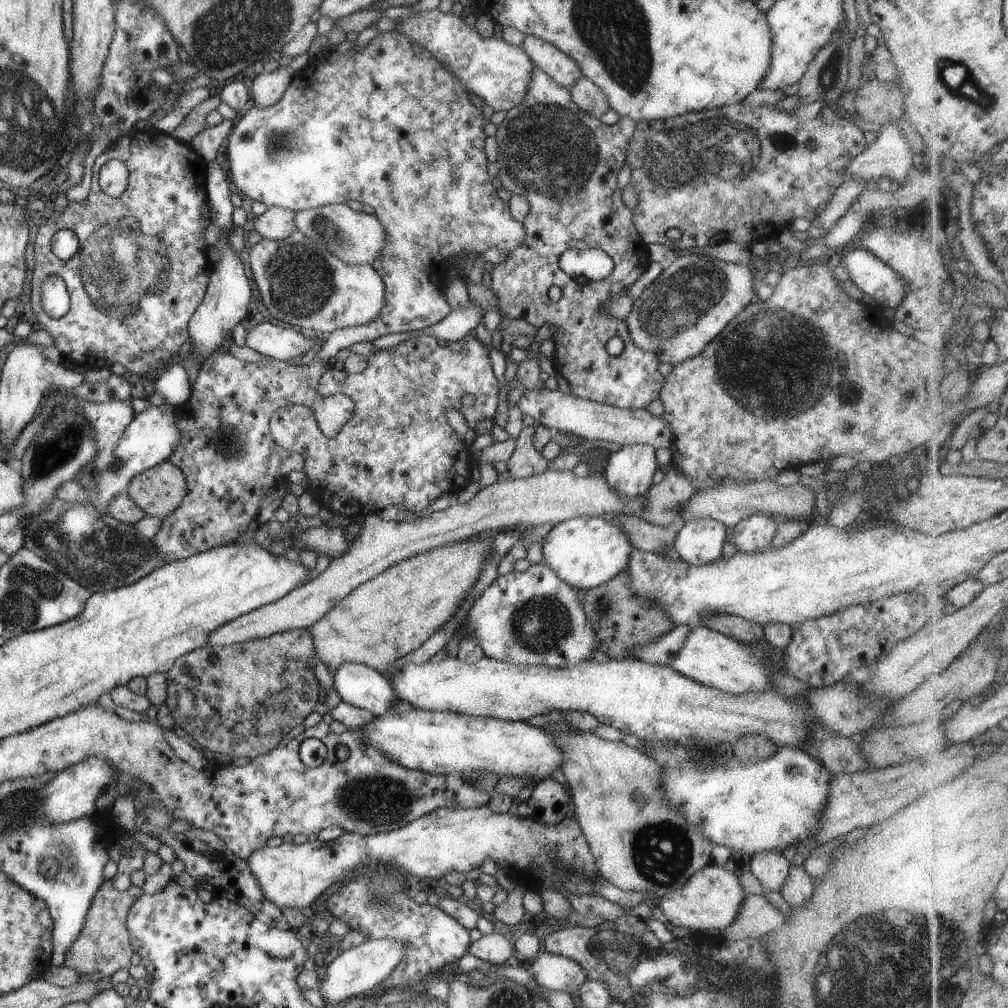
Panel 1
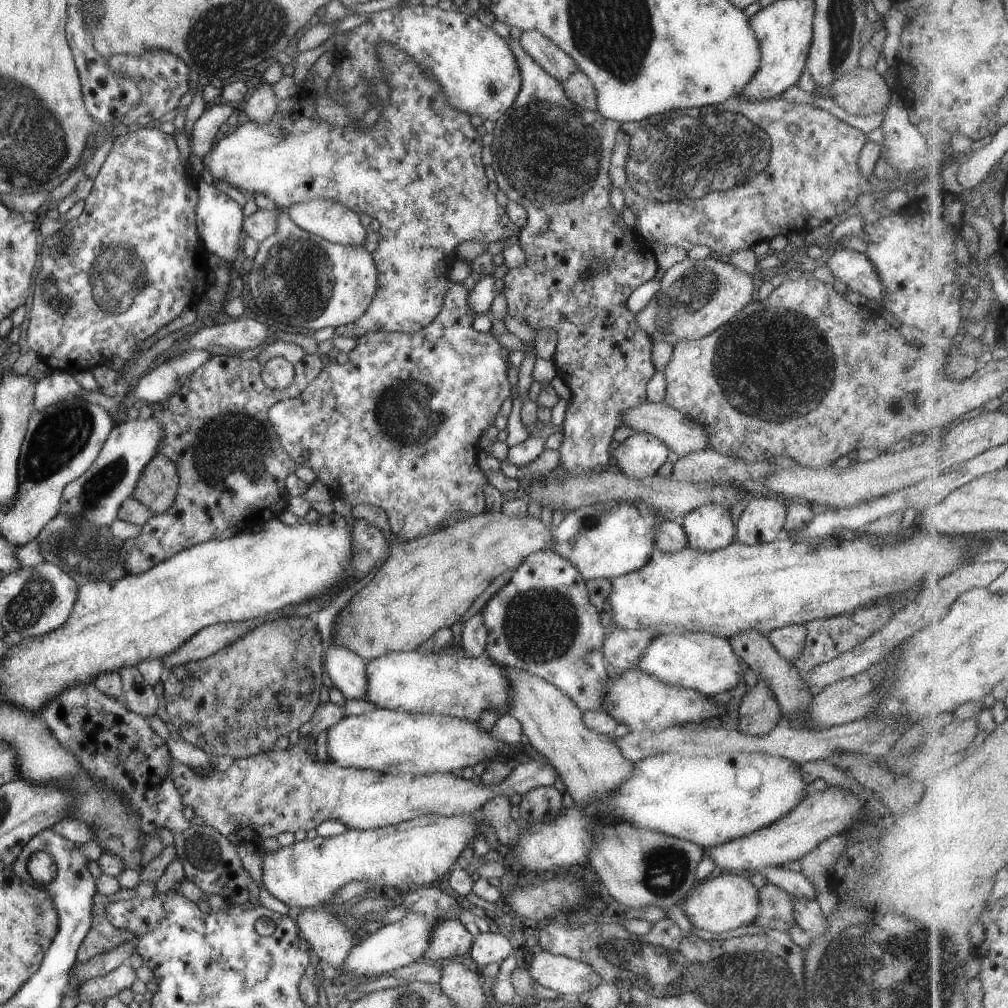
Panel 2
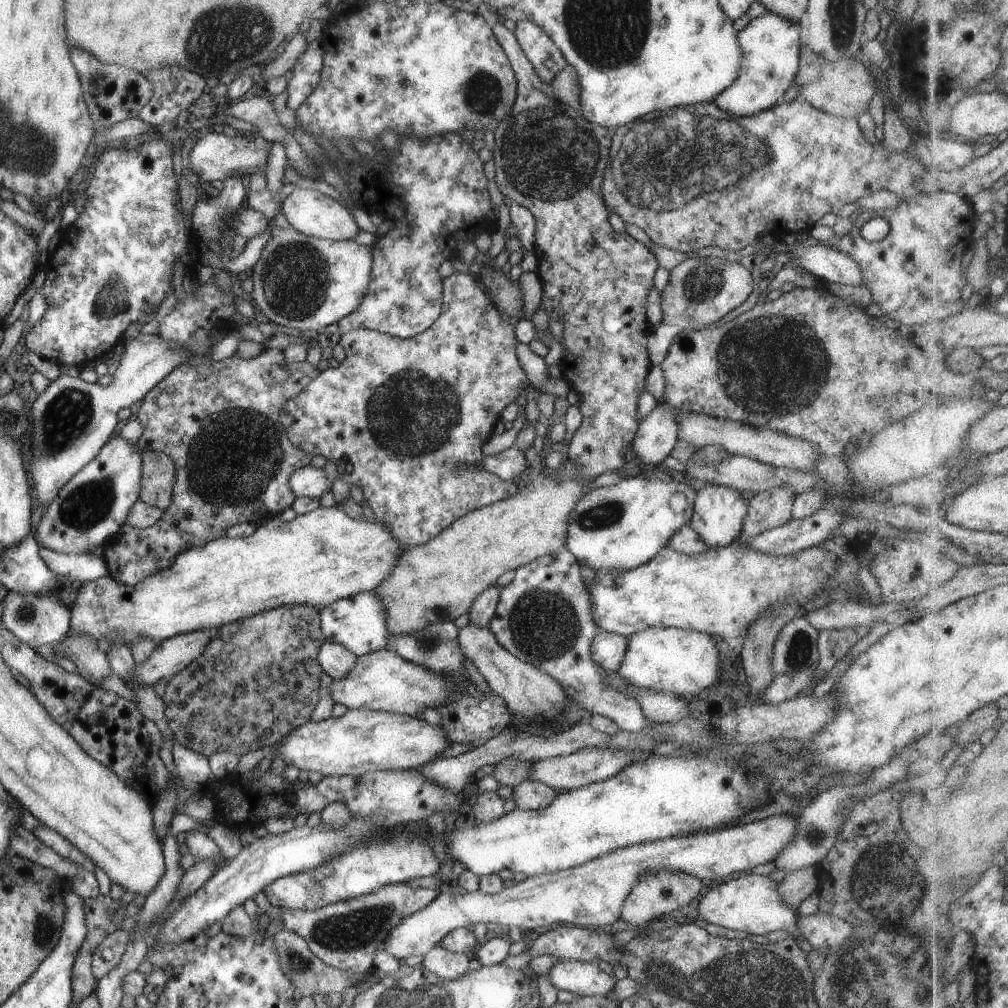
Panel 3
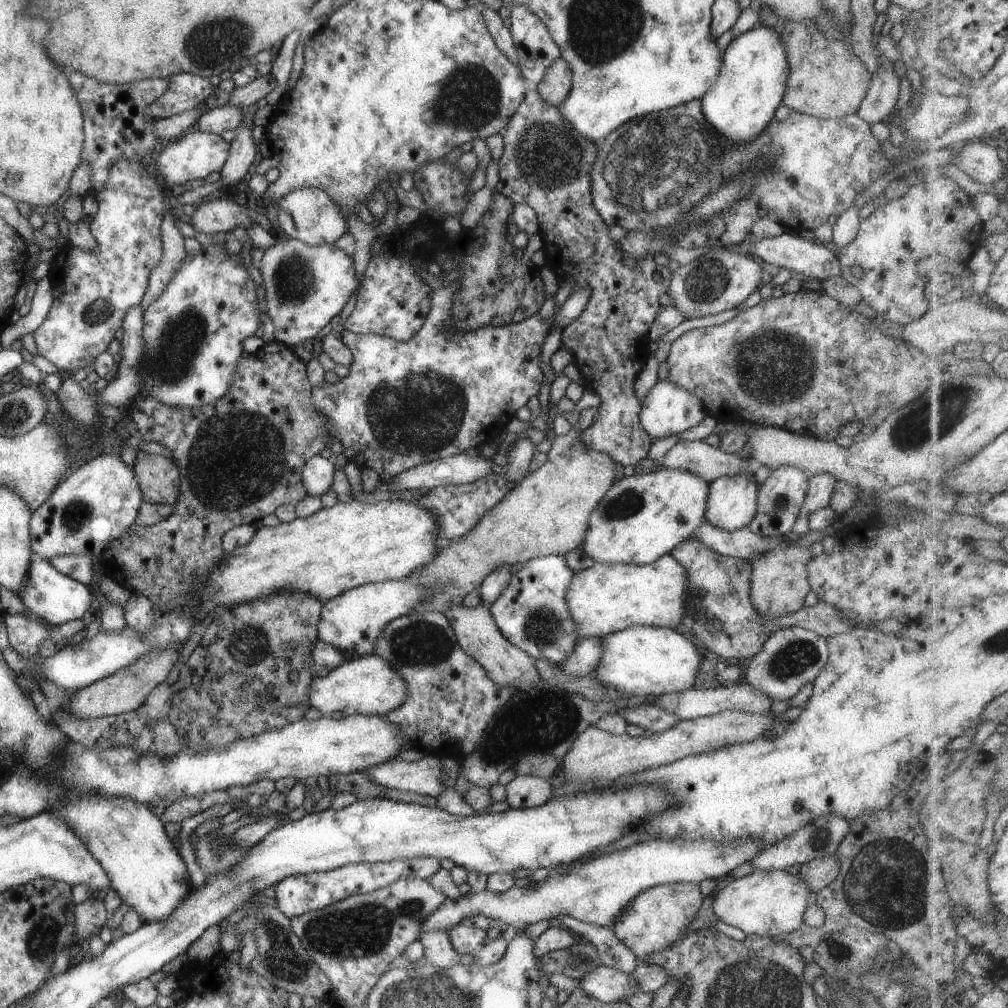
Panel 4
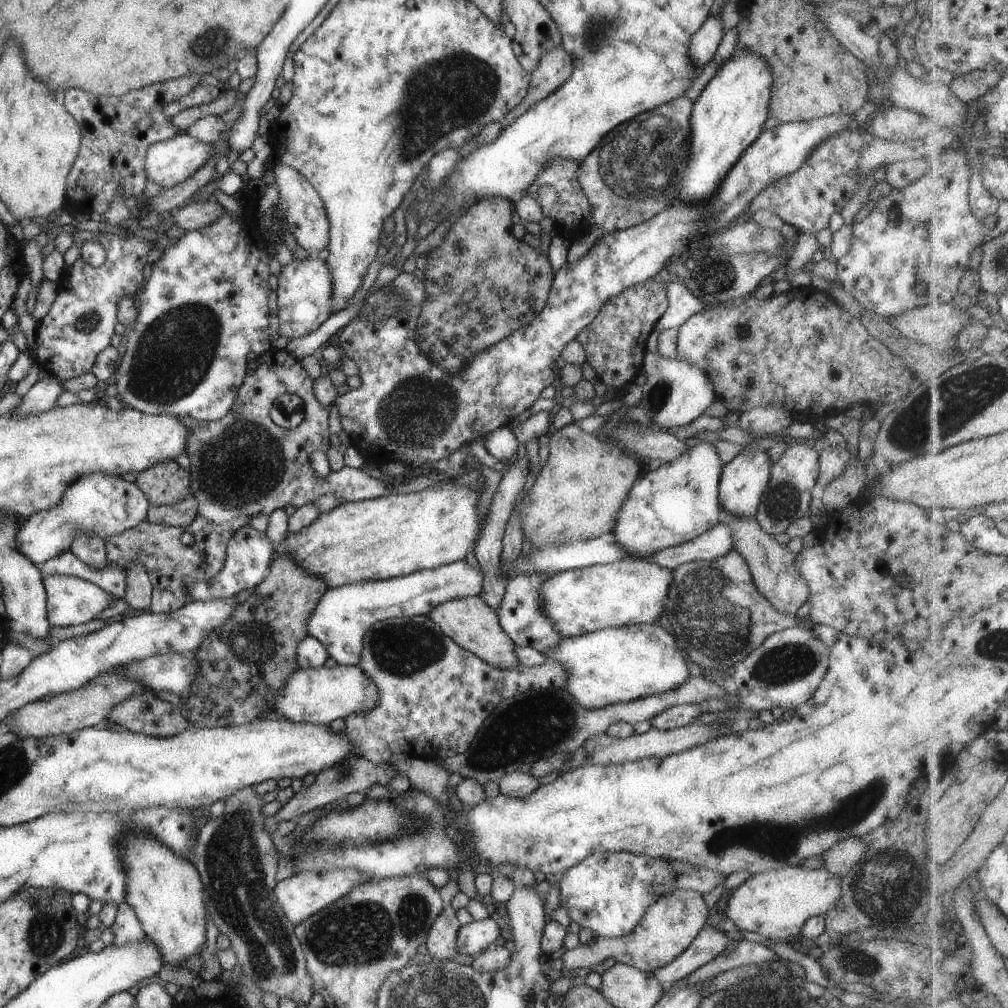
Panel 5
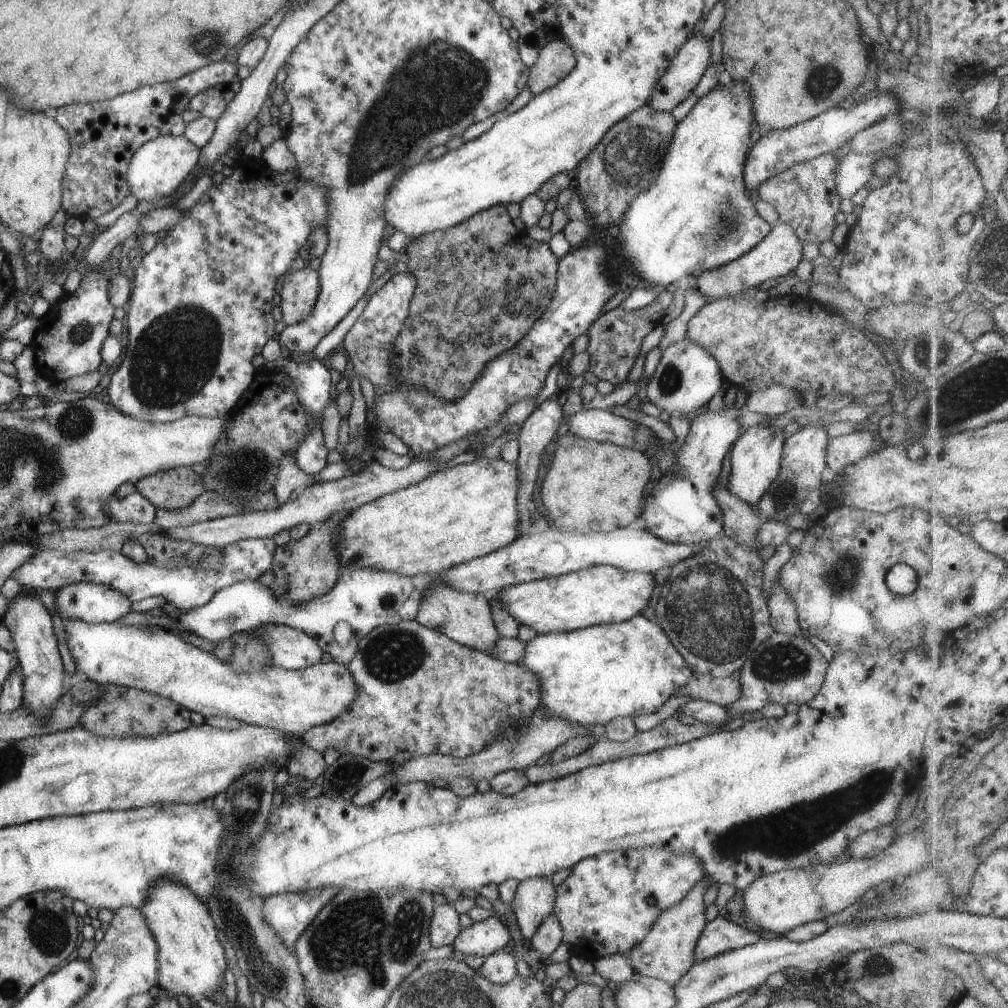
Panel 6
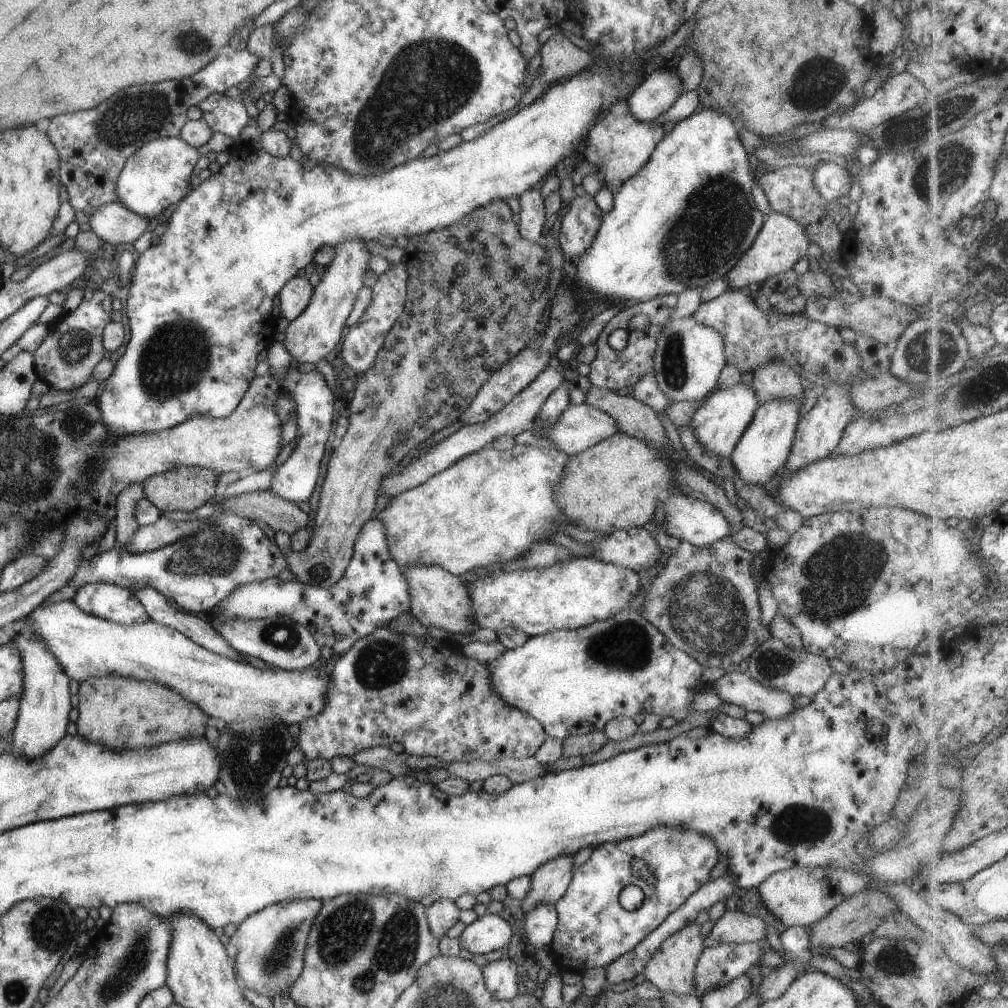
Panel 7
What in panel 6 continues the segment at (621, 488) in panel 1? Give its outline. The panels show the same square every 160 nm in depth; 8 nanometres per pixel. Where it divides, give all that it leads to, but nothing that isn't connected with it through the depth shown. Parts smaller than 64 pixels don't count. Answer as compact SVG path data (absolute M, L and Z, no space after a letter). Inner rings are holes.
M685 336L661 352L651 379L647 381L645 396L647 402L668 414L679 413L690 418L706 406L723 383L717 360L701 344L695 344Z

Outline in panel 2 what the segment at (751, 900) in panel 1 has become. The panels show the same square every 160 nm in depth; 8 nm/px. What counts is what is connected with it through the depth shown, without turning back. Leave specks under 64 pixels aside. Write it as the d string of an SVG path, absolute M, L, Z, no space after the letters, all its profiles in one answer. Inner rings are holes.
M766 884L759 888L759 914L753 924L767 931L788 933L795 924L793 919L793 897L783 892L779 886Z

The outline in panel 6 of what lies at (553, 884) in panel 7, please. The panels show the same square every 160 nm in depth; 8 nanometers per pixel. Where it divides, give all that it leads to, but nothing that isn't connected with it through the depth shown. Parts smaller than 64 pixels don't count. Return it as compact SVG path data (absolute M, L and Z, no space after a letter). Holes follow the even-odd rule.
M549 876L531 877L519 882L510 905L513 908L515 919L517 919L519 931L526 941L529 941L529 938L535 934L535 928L539 927L539 924L543 922L543 918L552 912L555 904L556 890L557 888L553 886Z

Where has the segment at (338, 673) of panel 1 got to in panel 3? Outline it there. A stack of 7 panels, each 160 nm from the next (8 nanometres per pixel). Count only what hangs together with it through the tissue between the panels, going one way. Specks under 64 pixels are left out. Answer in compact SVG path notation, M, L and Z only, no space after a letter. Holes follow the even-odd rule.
M323 641L316 657L319 667L331 679L343 678L355 664L357 657L353 656L347 648L332 641Z

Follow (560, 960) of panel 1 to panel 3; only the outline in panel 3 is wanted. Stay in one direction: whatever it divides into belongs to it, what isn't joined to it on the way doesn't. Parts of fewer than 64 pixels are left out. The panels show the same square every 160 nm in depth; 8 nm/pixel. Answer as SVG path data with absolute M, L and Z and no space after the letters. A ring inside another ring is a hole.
M562 959L561 962L553 964L546 977L556 991L564 990L573 996L582 997L605 997L605 994L615 986L616 982L615 976L602 972L596 963L571 959Z

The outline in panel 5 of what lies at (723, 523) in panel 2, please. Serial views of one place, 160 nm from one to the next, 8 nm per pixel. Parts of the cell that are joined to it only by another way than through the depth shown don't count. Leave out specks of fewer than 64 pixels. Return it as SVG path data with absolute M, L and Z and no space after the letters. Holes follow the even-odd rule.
M744 448L728 463L722 464L718 484L718 503L720 510L739 517L753 517L759 504L759 497L764 493L769 480L771 462L767 460L766 451Z

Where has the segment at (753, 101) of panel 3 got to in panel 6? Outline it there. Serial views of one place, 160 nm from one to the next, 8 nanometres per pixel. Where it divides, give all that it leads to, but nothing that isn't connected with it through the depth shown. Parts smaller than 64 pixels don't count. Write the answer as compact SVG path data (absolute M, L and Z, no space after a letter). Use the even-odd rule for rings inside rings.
M723 78L707 95L701 96L689 113L675 124L659 172L651 184L627 202L623 216L615 222L619 238L619 252L624 262L634 272L635 281L640 286L657 285L670 289L686 276L715 270L745 252L762 240L771 225L764 222L755 211L754 196L747 193L743 183L743 166L749 148L749 136L754 120L751 116L749 88L741 82Z

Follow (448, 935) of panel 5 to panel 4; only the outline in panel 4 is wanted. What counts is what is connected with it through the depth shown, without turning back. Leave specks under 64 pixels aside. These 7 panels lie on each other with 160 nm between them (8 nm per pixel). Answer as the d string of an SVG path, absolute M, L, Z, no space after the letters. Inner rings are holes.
M431 931L419 936L423 959L429 964L447 970L459 963L460 954L452 947L447 931Z

